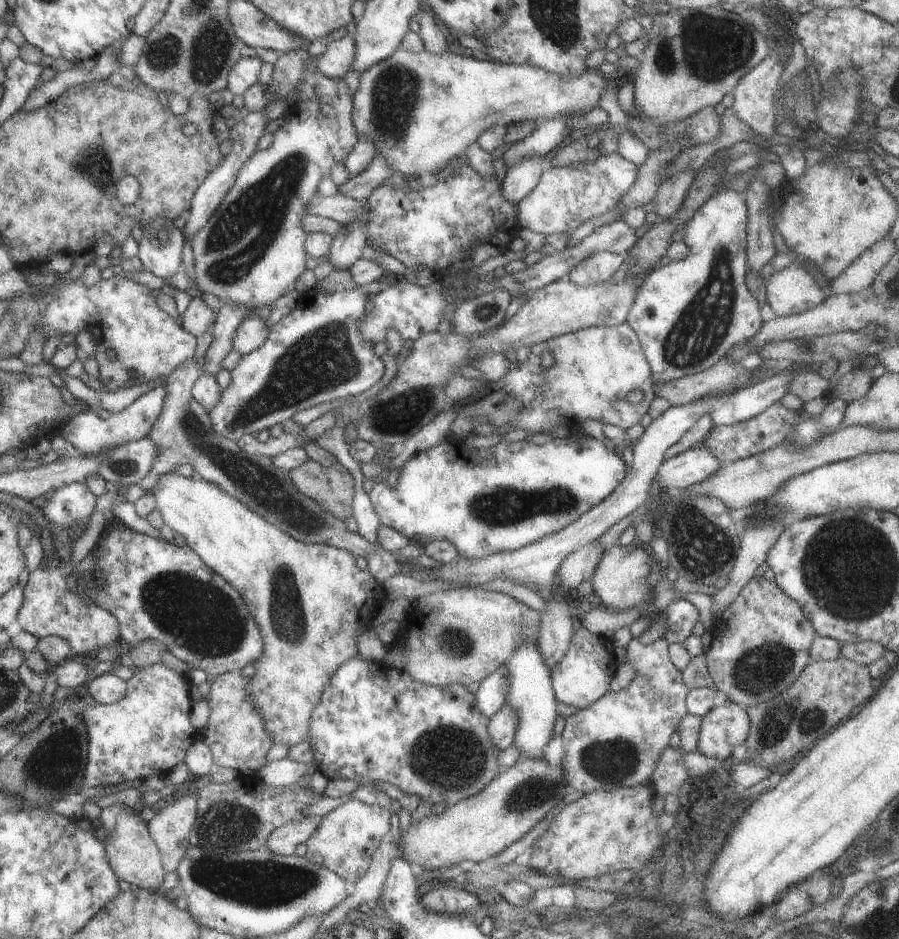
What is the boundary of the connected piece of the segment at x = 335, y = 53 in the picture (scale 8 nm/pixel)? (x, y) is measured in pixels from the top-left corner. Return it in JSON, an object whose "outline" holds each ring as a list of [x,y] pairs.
{"outline":[[[351,36],[333,40],[317,56],[315,70],[331,80],[343,80],[353,64],[353,54],[355,54],[355,42]]]}

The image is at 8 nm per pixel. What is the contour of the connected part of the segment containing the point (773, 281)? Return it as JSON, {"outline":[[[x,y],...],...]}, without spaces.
{"outline":[[[795,264],[771,274],[765,284],[765,296],[775,318],[807,312],[825,300],[815,280]]]}

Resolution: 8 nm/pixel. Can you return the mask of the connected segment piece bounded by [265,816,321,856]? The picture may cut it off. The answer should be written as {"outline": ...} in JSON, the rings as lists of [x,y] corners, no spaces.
{"outline":[[[317,816],[311,818],[301,818],[299,822],[287,822],[285,826],[273,830],[265,842],[265,848],[269,852],[281,854],[281,856],[291,856],[293,850],[307,842],[309,836],[313,836],[319,828],[321,820]]]}

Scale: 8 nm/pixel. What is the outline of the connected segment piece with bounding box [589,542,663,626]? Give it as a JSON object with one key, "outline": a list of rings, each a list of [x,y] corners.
{"outline":[[[633,542],[633,544],[629,544],[629,546],[619,546],[619,544],[609,546],[609,548],[603,552],[603,556],[601,556],[601,560],[599,560],[599,564],[597,564],[593,576],[589,578],[589,582],[591,582],[591,586],[593,586],[593,592],[595,592],[597,598],[601,600],[603,608],[607,608],[607,610],[609,610],[609,608],[615,608],[615,610],[619,610],[619,612],[627,612],[627,610],[631,610],[631,608],[643,606],[643,610],[639,612],[637,620],[645,616],[647,620],[651,620],[651,622],[649,622],[649,626],[651,626],[653,622],[659,620],[659,614],[663,614],[663,612],[661,612],[661,610],[659,610],[659,612],[653,610],[653,602],[655,602],[653,586],[647,584],[647,574],[649,574],[653,562],[651,562],[649,554],[647,554],[645,550],[647,550],[647,546],[643,546],[643,544],[639,544],[639,542]]]}

